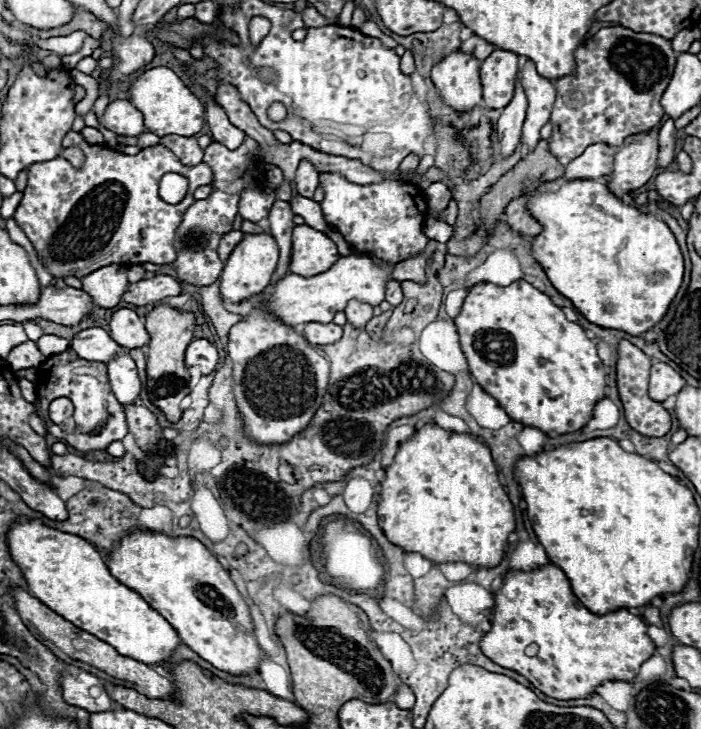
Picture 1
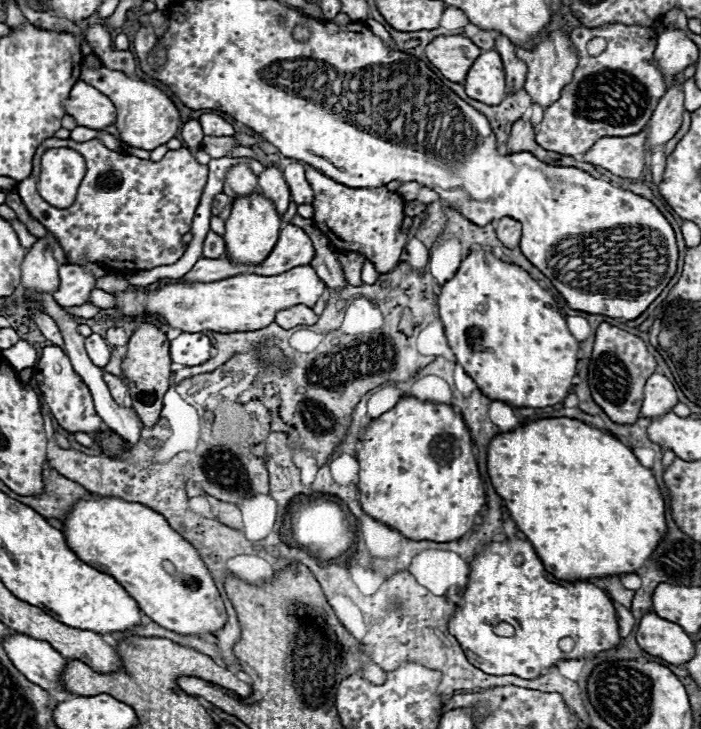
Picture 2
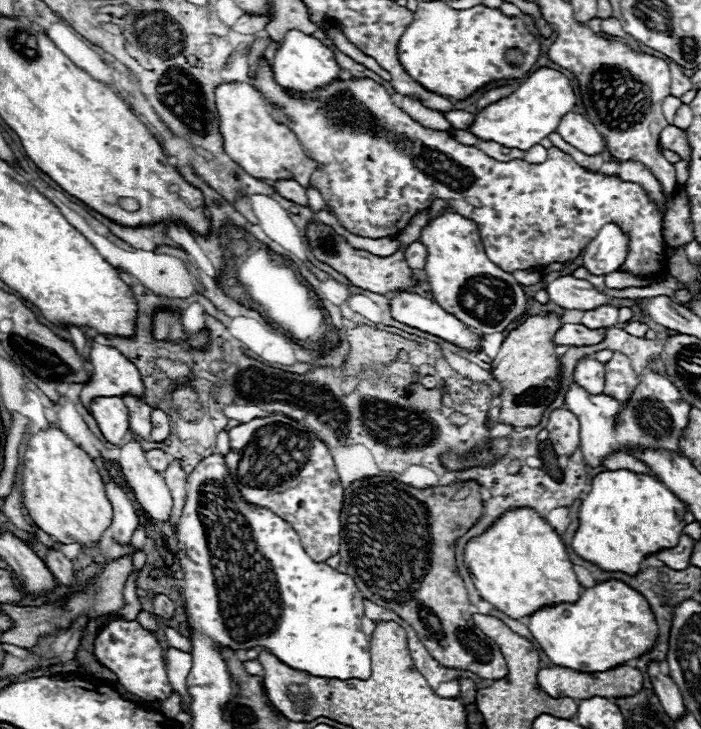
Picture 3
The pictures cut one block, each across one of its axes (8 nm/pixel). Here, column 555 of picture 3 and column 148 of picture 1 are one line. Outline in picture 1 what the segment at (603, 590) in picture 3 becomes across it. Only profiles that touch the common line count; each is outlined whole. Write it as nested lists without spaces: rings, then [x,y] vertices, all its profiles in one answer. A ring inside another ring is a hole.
[[[16,520],[8,534],[8,552],[22,570],[28,592],[50,610],[72,622],[76,628],[112,644],[120,654],[144,664],[170,662],[170,654],[180,644],[176,630],[138,592],[118,582],[104,558],[90,542],[76,534],[54,530],[40,520]]]

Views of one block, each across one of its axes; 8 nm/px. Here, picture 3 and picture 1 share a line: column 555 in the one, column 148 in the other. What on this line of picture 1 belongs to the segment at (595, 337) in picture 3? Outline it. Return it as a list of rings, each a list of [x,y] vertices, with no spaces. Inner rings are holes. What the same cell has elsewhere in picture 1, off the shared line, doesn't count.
[[[120,308],[118,312],[112,314],[110,336],[114,338],[116,344],[120,344],[122,348],[128,348],[128,350],[142,348],[150,342],[144,322],[130,308]]]

